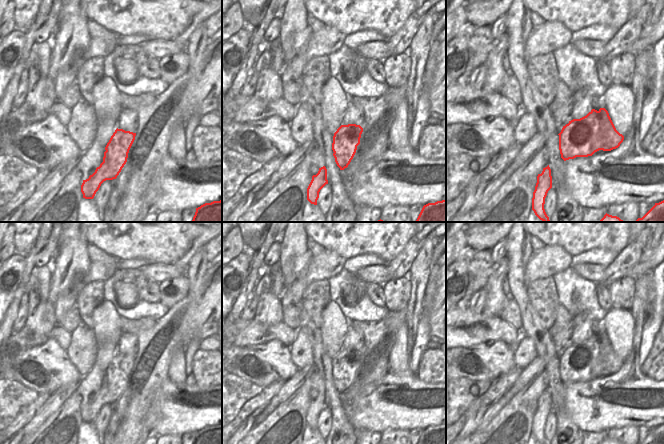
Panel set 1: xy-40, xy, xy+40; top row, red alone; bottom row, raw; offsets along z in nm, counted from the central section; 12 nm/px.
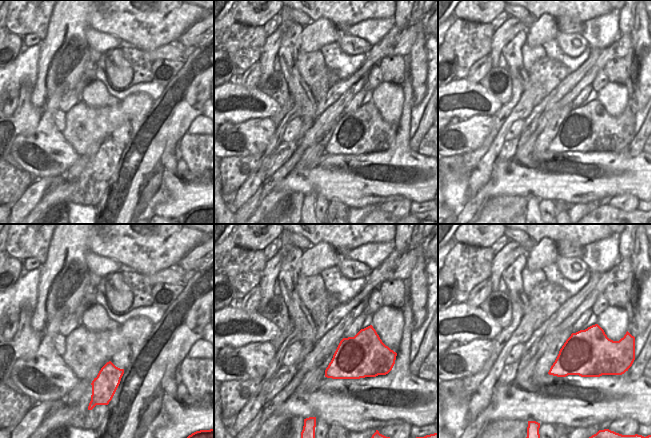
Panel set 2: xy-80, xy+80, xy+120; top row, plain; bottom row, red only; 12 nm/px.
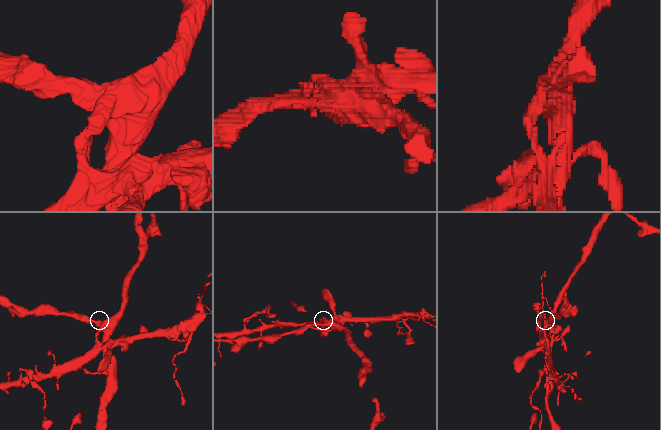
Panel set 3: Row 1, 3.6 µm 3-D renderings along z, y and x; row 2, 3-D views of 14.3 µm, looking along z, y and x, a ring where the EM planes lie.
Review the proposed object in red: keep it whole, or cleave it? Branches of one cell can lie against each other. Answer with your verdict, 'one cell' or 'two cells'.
two cells

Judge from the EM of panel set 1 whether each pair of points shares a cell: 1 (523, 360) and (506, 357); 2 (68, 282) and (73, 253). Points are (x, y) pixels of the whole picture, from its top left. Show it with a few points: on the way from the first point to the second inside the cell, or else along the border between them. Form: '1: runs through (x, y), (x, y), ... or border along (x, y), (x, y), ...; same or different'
1: border along (514, 352), (514, 363), (516, 365); different
2: runs through (70, 275), (72, 260); same

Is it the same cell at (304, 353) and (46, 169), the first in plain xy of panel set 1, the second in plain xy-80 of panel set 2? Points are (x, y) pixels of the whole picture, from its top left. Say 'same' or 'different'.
different

